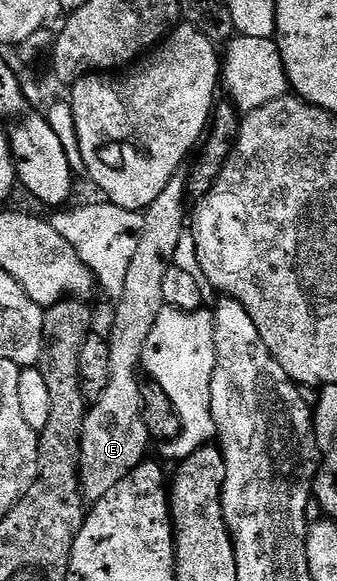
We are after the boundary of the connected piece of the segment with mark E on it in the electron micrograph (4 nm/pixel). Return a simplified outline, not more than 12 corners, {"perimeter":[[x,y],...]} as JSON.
{"perimeter":[[187,176],[143,212],[116,301],[111,382],[81,427],[95,502],[146,459],[144,347],[187,230]]}

